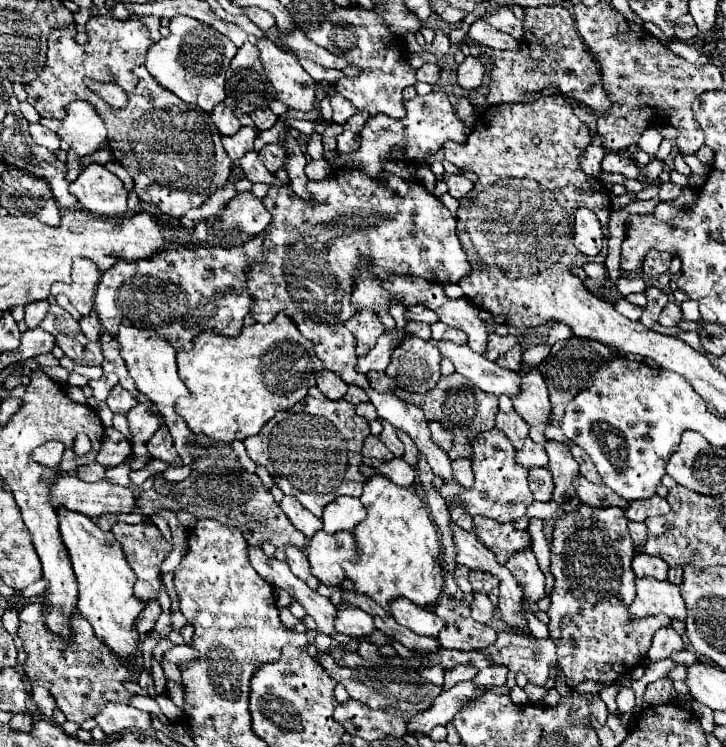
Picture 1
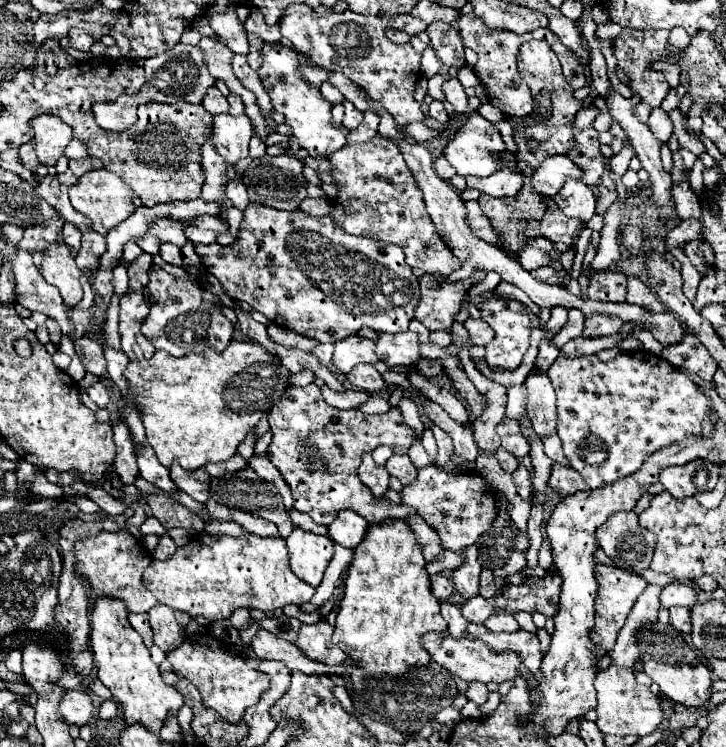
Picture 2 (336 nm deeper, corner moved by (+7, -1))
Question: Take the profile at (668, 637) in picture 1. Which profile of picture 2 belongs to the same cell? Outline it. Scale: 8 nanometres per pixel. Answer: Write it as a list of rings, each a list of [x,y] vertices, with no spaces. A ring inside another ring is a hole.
[[[673,606],[673,608],[669,608],[669,614],[671,614],[671,626],[675,626],[683,634],[689,634],[691,632],[689,610],[683,610],[681,606]]]

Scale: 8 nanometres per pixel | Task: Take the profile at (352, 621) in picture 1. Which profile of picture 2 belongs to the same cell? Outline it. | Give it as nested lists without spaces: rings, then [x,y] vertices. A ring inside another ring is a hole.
[[[319,620],[317,624],[303,624],[297,636],[297,646],[309,656],[315,658],[319,662],[325,664],[335,664],[335,662],[343,662],[343,658],[348,658],[343,654],[343,650],[339,650],[339,646],[335,646],[331,642],[331,634],[333,634],[333,626],[327,620]]]

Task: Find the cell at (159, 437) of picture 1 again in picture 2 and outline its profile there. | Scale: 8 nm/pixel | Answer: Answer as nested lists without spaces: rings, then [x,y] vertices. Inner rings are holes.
[[[177,462],[175,466],[169,468],[171,472],[171,480],[175,482],[177,488],[181,488],[183,492],[187,492],[193,500],[205,504],[209,494],[207,494],[207,480],[209,480],[209,474],[199,468],[199,470],[183,470]]]

